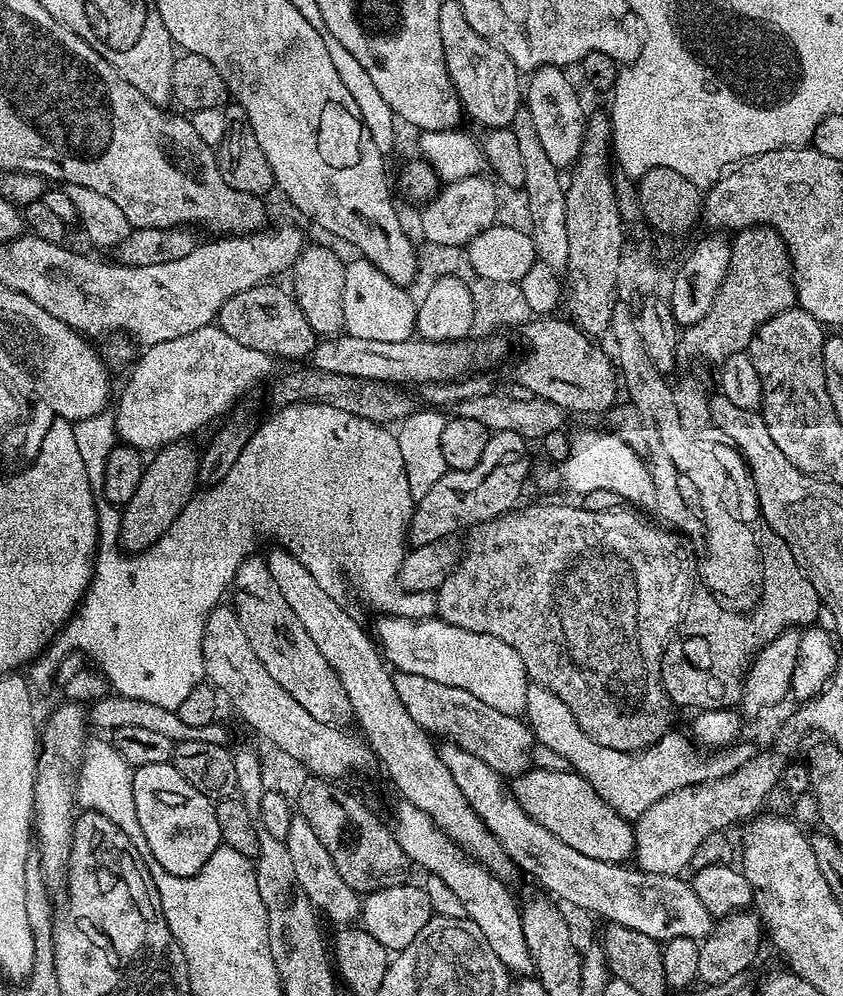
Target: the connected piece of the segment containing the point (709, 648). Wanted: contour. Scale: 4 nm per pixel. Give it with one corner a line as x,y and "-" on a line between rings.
760,526
755,529
756,545
760,547
760,578
758,593
760,601
749,616
739,616
736,612
727,612
724,608
716,608
717,597
703,586
692,589
692,601
680,619
680,624
664,645
664,657
660,663
660,681
666,690
668,699
677,709
707,710
710,708
735,709
744,699
744,679
752,660
778,634
789,630
803,630
815,625
822,616
820,596
814,590
810,578
794,562
794,554
790,554
790,546
773,528

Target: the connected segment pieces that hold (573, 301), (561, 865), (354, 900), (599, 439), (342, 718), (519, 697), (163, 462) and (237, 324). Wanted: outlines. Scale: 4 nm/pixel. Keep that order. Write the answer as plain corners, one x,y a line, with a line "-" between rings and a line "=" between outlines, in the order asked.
607,111
596,112
584,122
584,137
575,164
570,169
572,185
564,189
566,202
566,242
568,243
568,267
566,269
566,306
571,323
587,332
589,336
599,337
599,332
607,333
612,322
612,307
618,300
616,296
616,276
621,275
620,257
626,252
624,231
626,225
618,214
618,198
614,194
614,153
612,151
612,117
=
451,742
441,743
438,751
446,770
450,770
450,778
454,778
474,814
478,814
486,830
494,834
509,860
517,869
533,876
546,891
553,892
557,901
565,900
584,912
601,916
601,921
630,926
630,930
638,930
638,934
646,934
646,938
661,942
670,938
690,938
700,942
711,934
714,917
702,902
698,902
698,894
694,894
687,879
650,874
635,866
586,858
586,854
566,846
566,842
554,838
550,830
538,826
538,822
518,806
516,797
506,791
500,773
486,766
482,758
474,758
470,750
462,750
=
293,815
290,831
283,842
286,850
290,850
291,860
294,861
296,885
304,891
317,913
321,917
329,916
336,926
355,925
361,919
361,893
346,886
346,882
342,882
342,874
338,874
338,866
334,866
334,858
330,858
326,846
322,846
318,834
314,834
310,822
306,822
304,816
=
588,428
585,432
580,432
577,436
571,437
571,448
569,458
562,464
562,484
565,489
583,494
590,490
610,490
620,496
621,501
630,503
637,509
655,509
656,499
654,498
654,478
650,474
645,457
639,451
635,452
626,441
620,436
615,436
612,432
595,432
=
253,554
244,557
236,571
234,592
235,588
234,611
236,617
242,630
246,630
246,642
250,642
250,650
254,650
254,654
258,654
258,662
262,662
262,666
266,666
270,678
274,678
274,682
278,682
278,686
282,686
282,690
286,690
286,694
290,694
290,698
294,698
294,702
298,702
298,706
302,706
302,710
306,710
306,714
310,714
310,718
314,718
314,722
326,722
326,726
334,726
338,729
348,726
344,724
351,725
354,717
350,697
342,687
342,681
339,680
338,674
334,674
334,666
330,666
330,662
326,662
326,658
322,658
318,646
314,646
314,638
310,638
310,634
306,634
306,626
302,626
302,622
298,622
294,610
290,610
286,598
282,598
282,590
278,590
278,582
274,582
274,578
271,577
267,559
263,555
=
386,614
380,620
374,636
385,661
396,672
422,674
422,678
442,682
442,686
458,686
458,690
466,690
474,694
474,698
482,698
486,706
494,706
494,710
502,710
502,714
520,716
523,713
526,706
526,690
530,683
528,671
522,658
518,658
518,650
514,650
514,646
506,646
502,638
494,638
490,634
474,630
462,630
462,626
450,626
450,622
439,618
410,620
=
188,442
167,444
155,453
153,460
144,465
142,482
138,482
138,490
134,490
134,498
123,505
120,514
120,547
125,553
144,552
156,542
182,514
186,502
192,499
197,489
197,474
200,457
197,450
=
265,282
231,296
220,308
218,327
230,334
230,338
242,342
242,346
250,346
250,350
262,350
262,354
273,358
296,360
292,362
307,361
318,343
316,332
306,322
306,314
302,314
291,291
283,292
274,285

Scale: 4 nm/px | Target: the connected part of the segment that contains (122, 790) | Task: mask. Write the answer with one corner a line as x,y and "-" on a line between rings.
89,739
82,749
80,767
74,776
75,803
81,809
110,818
114,826
125,830
138,829
138,810
134,810
133,771
132,765
122,758
122,754
118,754
118,750
107,739

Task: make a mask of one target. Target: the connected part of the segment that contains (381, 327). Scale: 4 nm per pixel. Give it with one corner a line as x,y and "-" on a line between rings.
355,258
356,260
348,260
344,266
344,273
346,274
346,282
344,283
344,289
342,290
342,314
344,315
345,321
350,322
347,325
347,335
353,336
354,338
374,338
374,342
400,342
406,341
413,337
416,326
416,304
408,297
407,287
390,282
390,278
386,278
386,274
382,274
382,270
378,270
373,266
371,262
363,258

